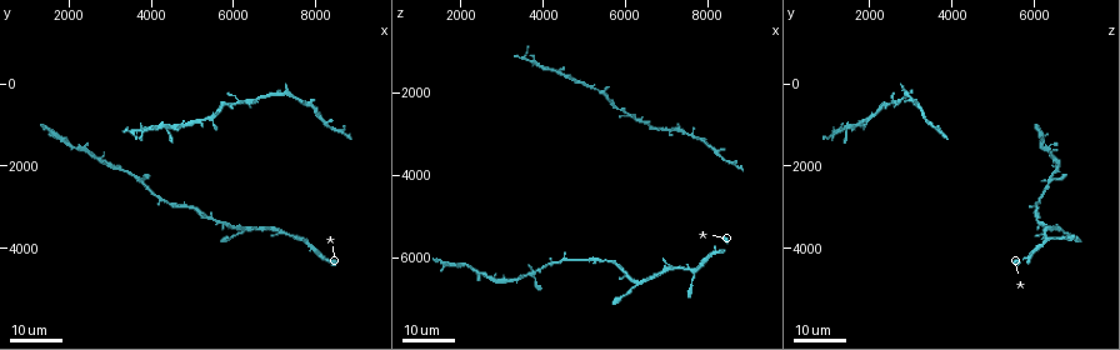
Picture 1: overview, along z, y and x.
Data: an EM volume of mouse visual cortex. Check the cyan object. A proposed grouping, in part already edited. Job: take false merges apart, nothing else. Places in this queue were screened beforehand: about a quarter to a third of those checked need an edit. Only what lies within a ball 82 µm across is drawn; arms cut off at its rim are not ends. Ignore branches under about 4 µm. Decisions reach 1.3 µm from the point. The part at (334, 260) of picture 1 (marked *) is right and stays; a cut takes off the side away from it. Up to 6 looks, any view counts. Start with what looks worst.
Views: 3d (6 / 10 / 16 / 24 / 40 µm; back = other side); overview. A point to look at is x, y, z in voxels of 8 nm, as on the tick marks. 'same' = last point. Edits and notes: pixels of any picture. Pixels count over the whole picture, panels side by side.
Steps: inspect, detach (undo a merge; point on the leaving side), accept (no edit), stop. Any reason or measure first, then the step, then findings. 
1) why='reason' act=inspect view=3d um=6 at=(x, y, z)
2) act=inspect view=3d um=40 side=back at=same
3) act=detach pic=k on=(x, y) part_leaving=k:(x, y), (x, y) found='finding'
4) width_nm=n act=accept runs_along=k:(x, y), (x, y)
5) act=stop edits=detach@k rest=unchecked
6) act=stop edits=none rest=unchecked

why='calibre changes' act=inspect view=3d um=24 at=(3600, 1200, 1150)

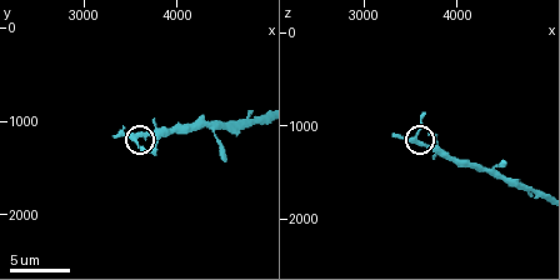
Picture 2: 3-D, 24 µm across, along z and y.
act=inspect view=3d um=10 at=(3600, 1200, 1150)

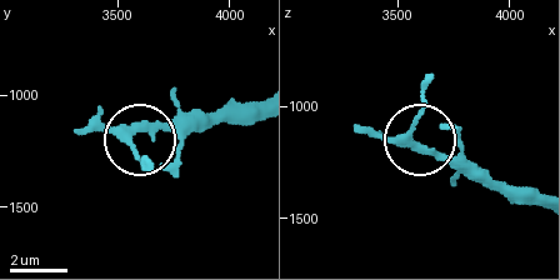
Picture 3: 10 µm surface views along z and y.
act=inspect view=3d um=10 side=back at=(3570, 1170, 1170)

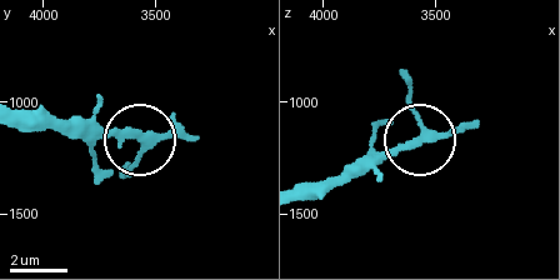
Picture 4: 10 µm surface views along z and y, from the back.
width_nm=260 act=accept runs_along=4:(301, 200), (323, 198), (415, 143), (423, 129), (409, 81) found='one neuron here'

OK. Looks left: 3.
why='branch point' act=inspect view=3d um=16 at=(6300, 3550, 6600)

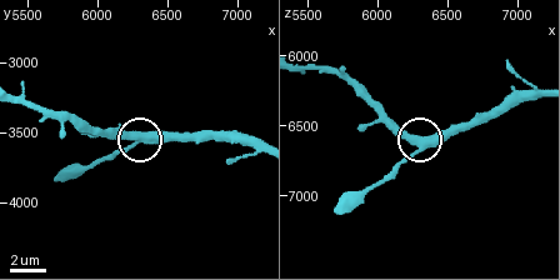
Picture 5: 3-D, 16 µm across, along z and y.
act=inspect view=3d um=10 at=same

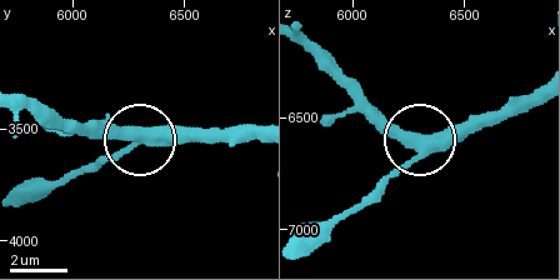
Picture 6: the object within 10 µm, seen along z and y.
why='from behind' act=inspect view=3d um=10 side=back at=same

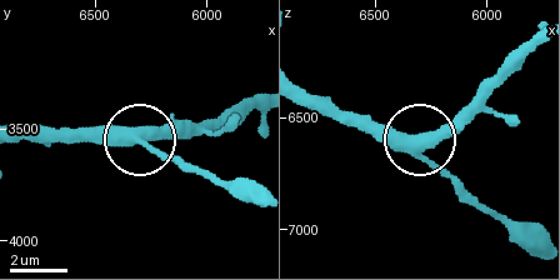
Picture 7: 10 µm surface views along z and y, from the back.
width_nm=370 act=accept runs_along=7:(303, 90), (410, 136), (473, 200) found='continuous, no second neuron'

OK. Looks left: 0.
act=stop edits=none rest=unchecked

